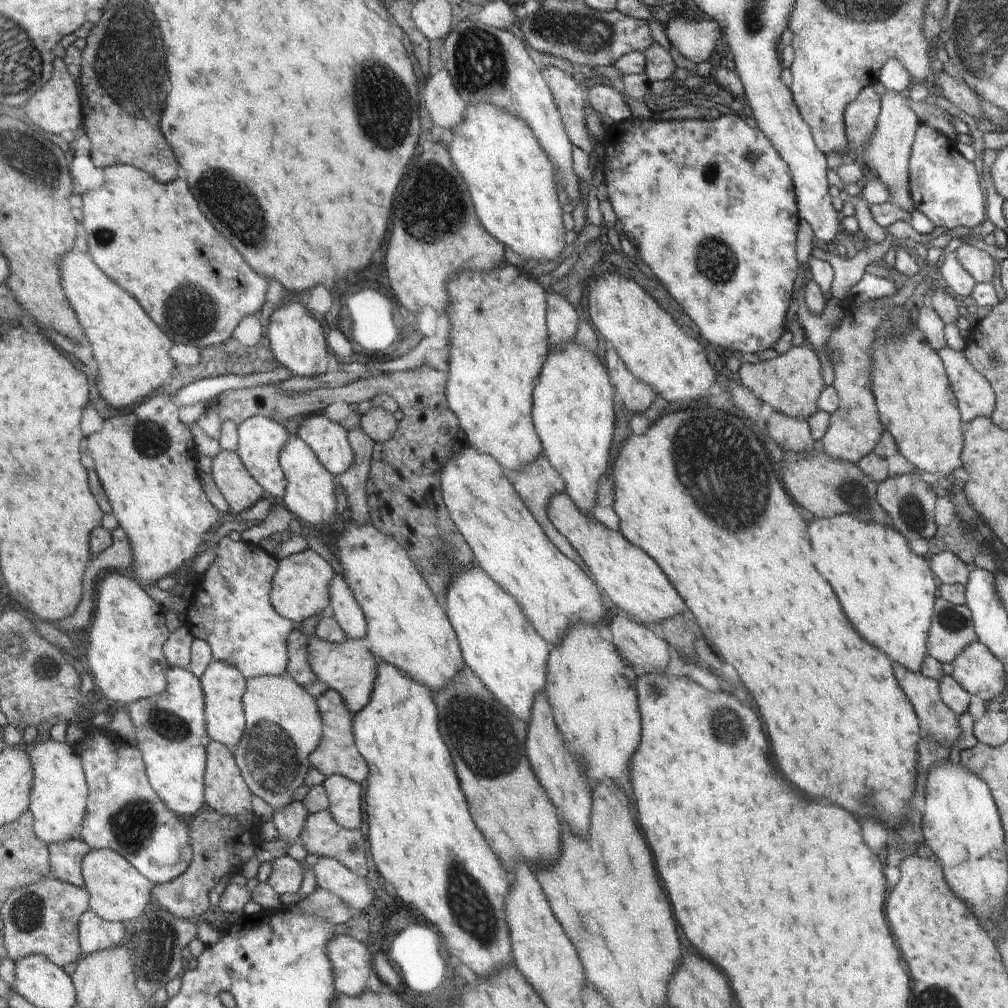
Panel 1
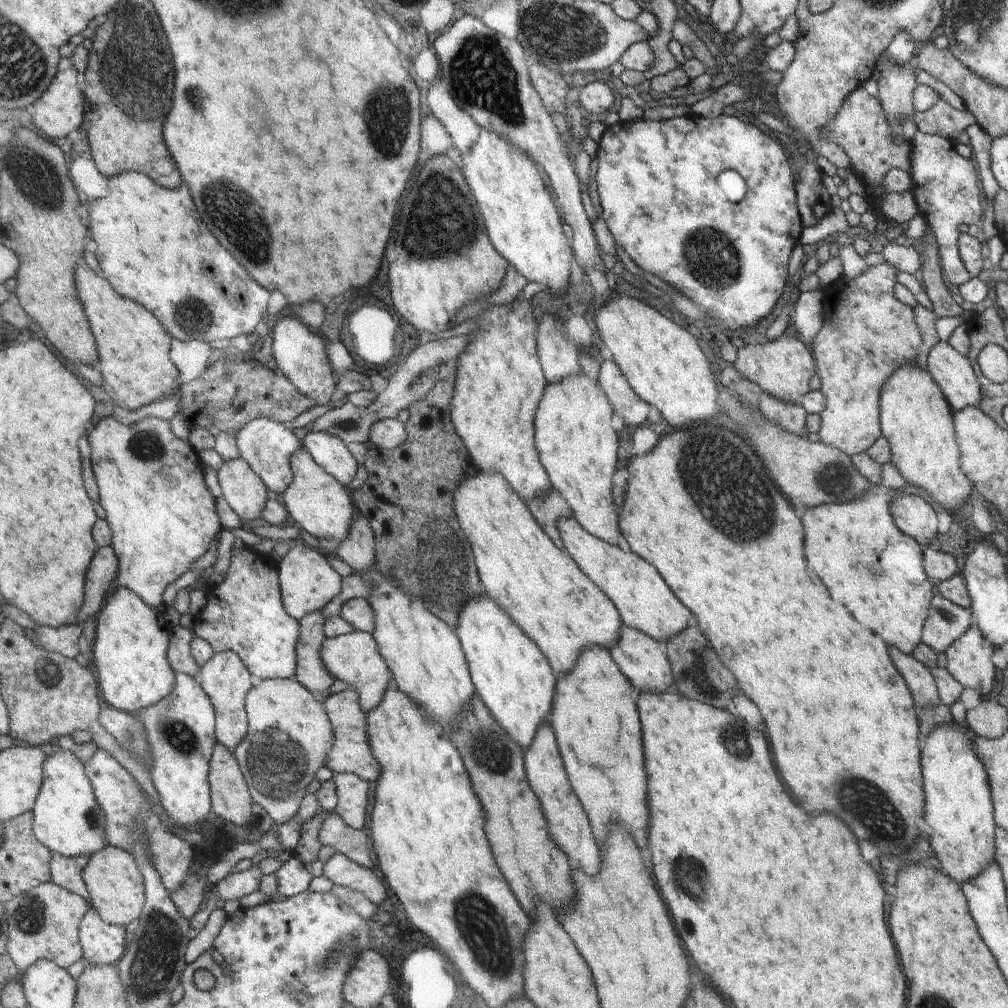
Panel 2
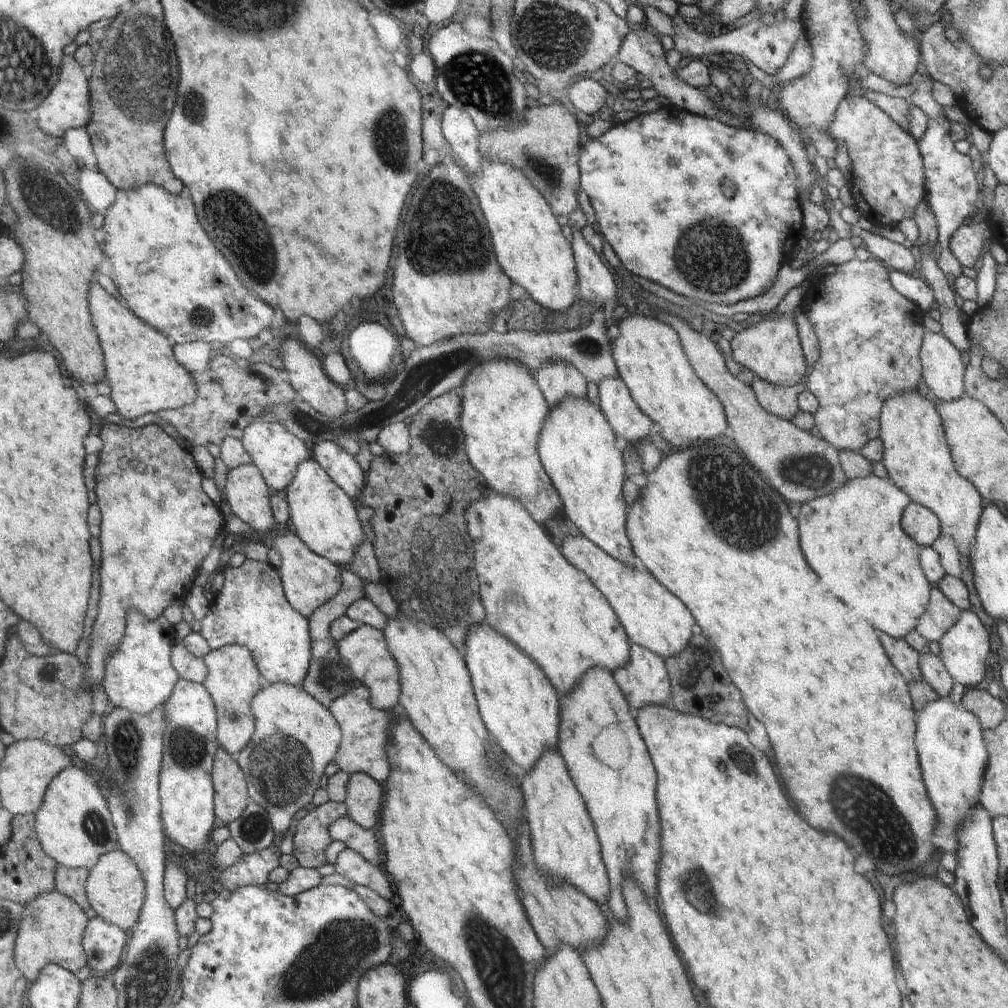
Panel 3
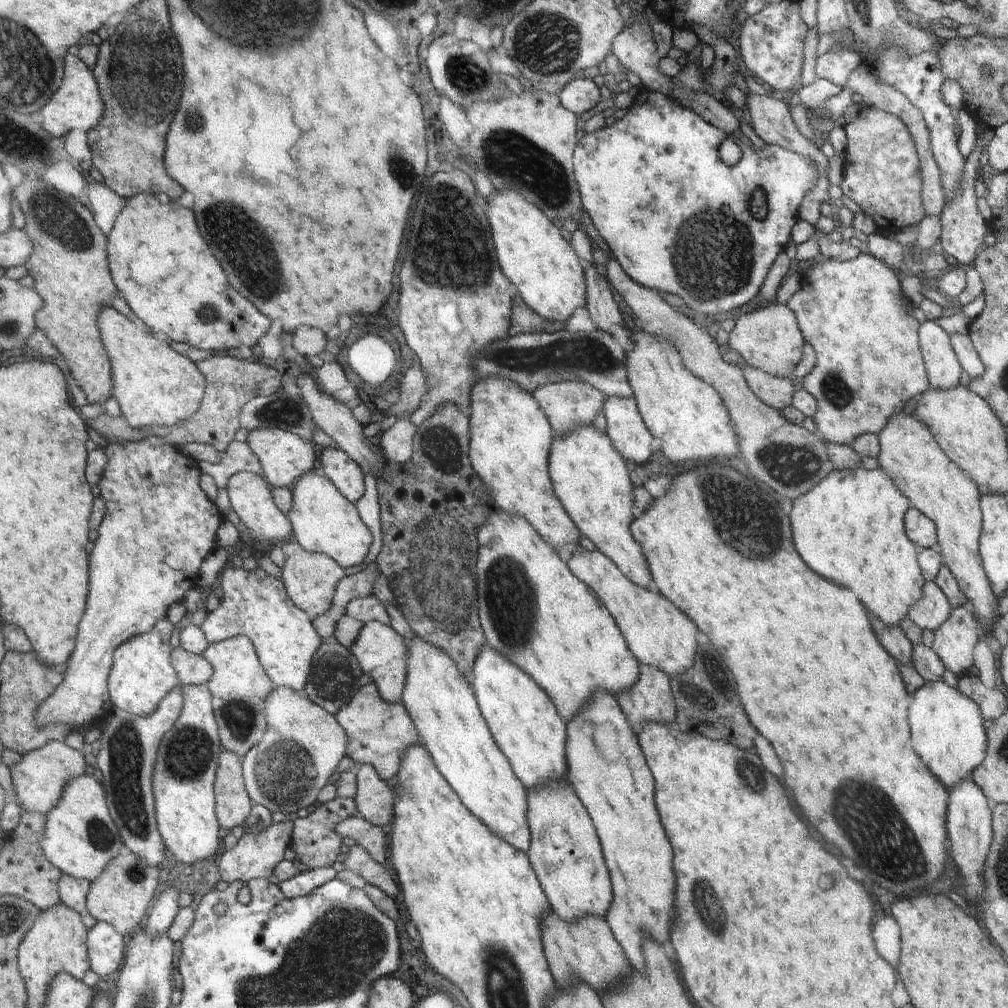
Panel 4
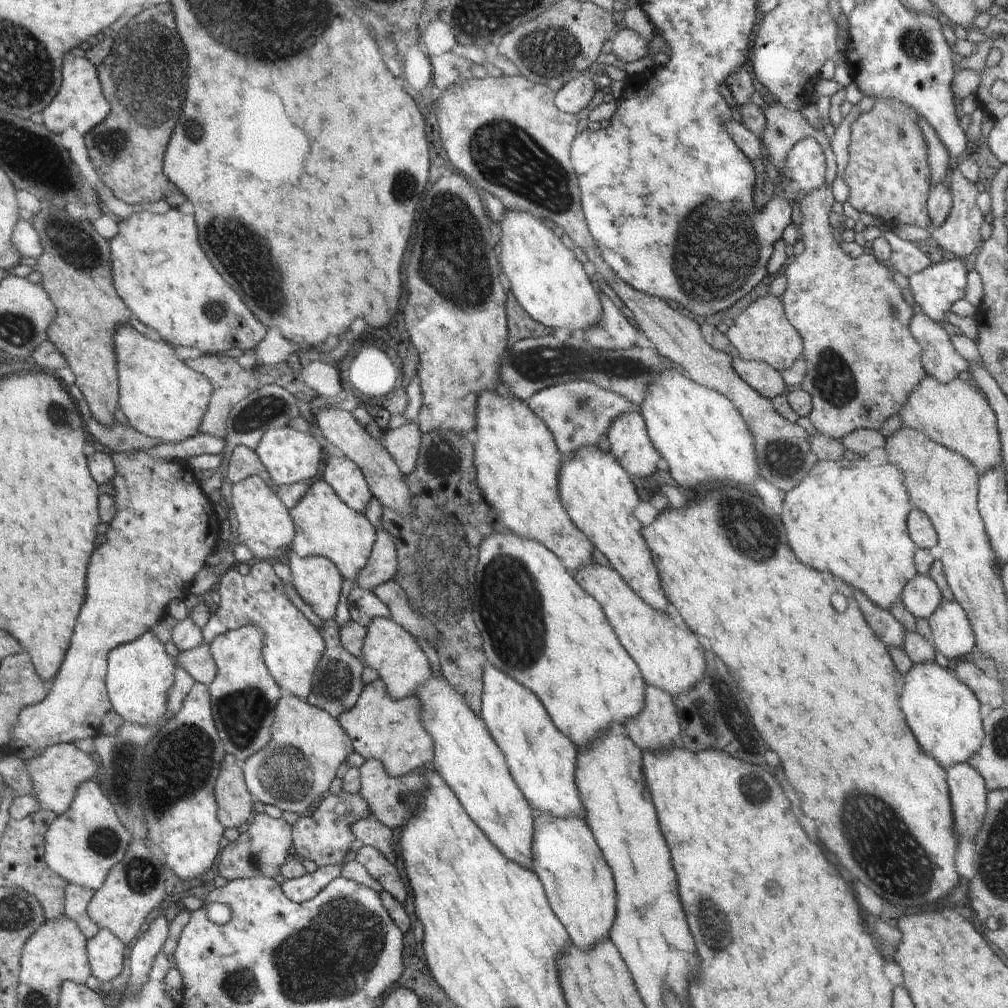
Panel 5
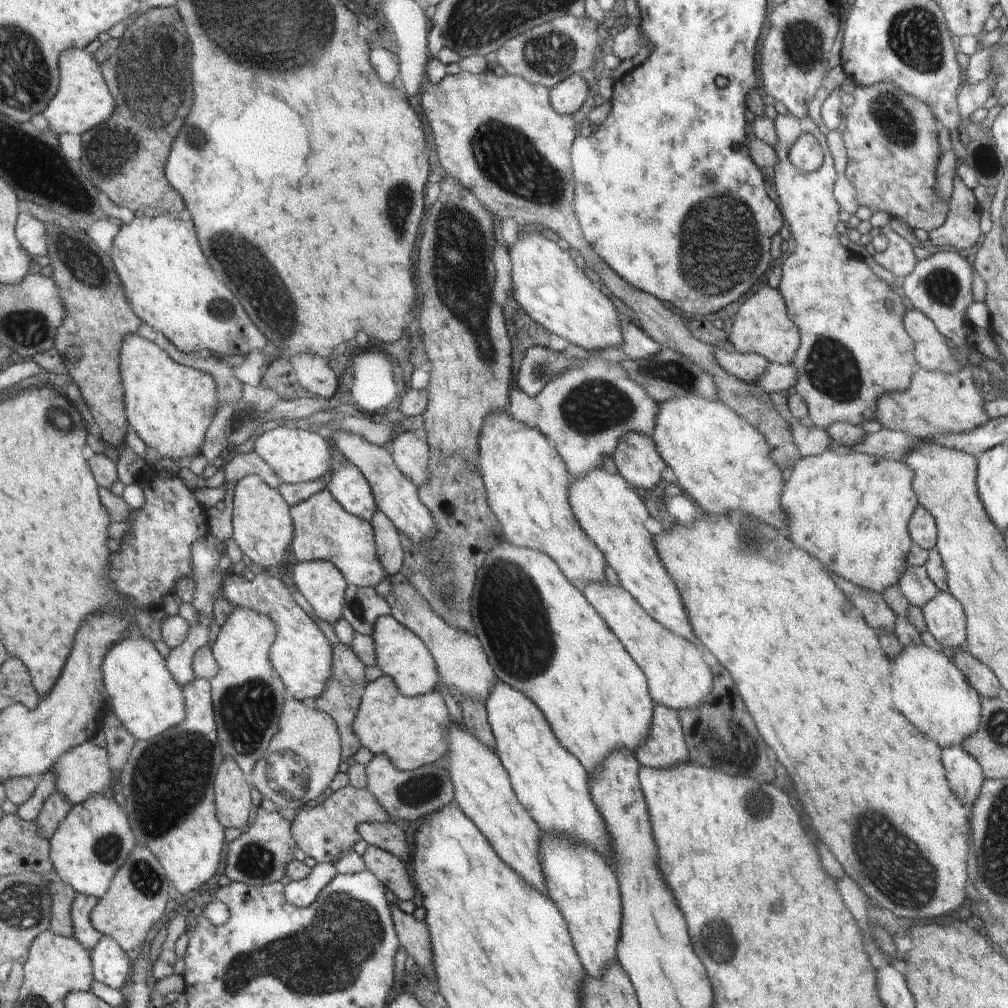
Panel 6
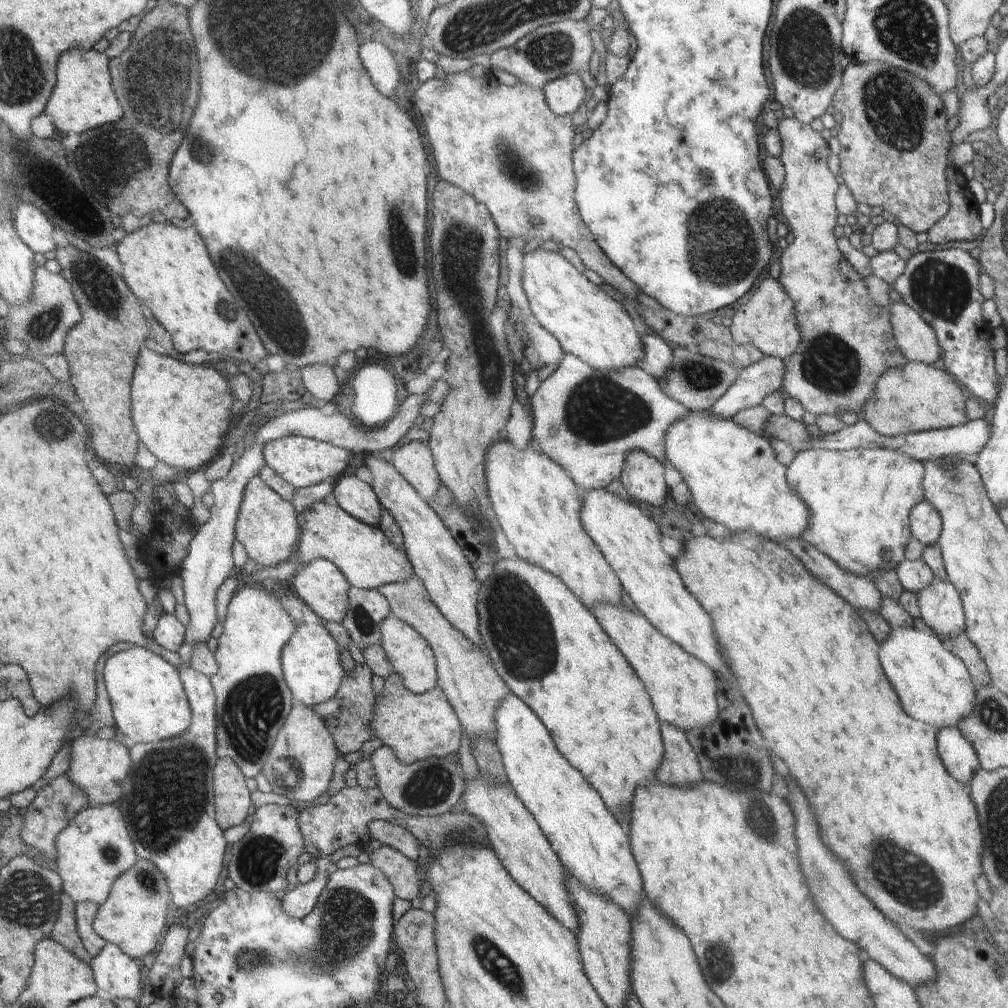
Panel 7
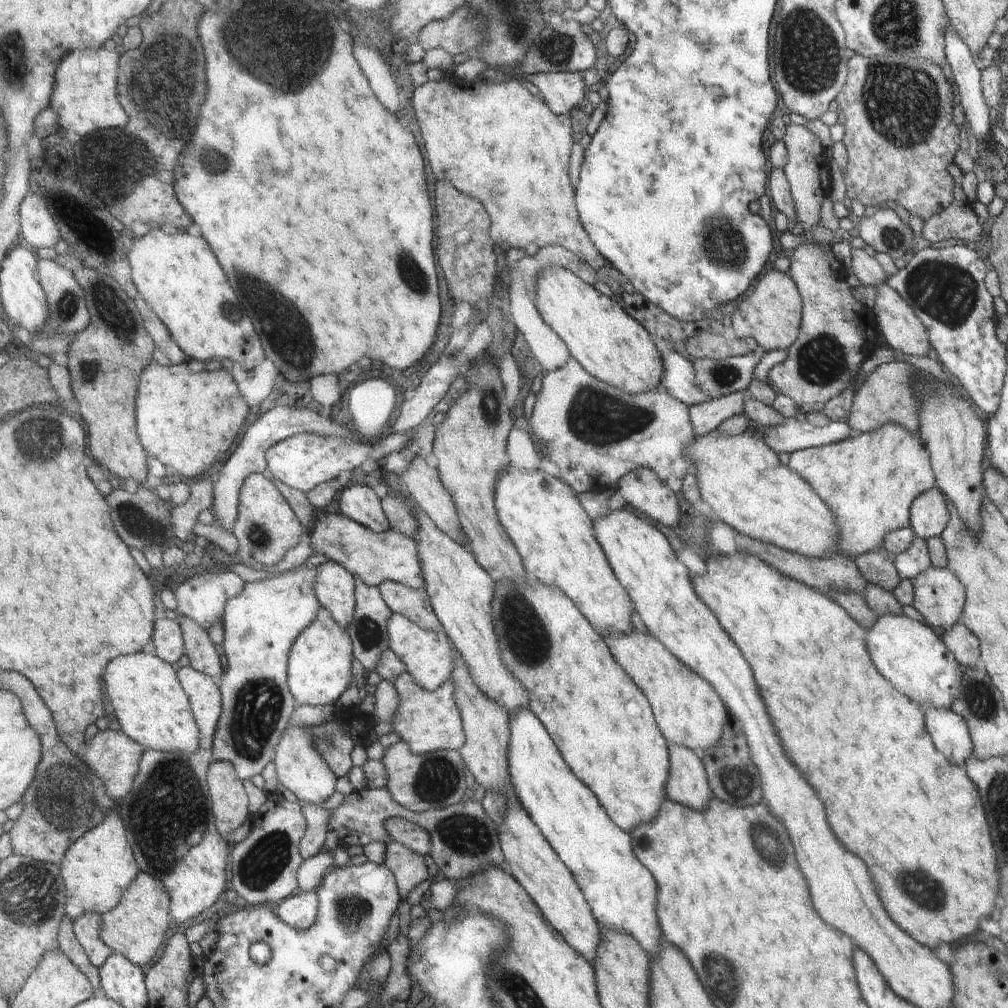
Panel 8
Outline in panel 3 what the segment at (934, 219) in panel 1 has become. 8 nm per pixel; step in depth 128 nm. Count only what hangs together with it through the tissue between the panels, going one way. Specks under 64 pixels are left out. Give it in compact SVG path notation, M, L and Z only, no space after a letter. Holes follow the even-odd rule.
M920 60L916 73L909 79L909 82L916 87L914 94L910 97L913 104L922 109L927 117L927 130L922 138L917 141L917 144L920 146L921 157L924 158L926 173L927 194L924 200L929 203L938 228L937 266L944 275L952 274L952 276L958 277L966 271L949 250L949 241L966 218L974 218L972 217L972 214L976 212L974 202L979 200L976 174L972 170L970 156L964 158L962 154L958 154L954 150L954 142L950 138L950 122L946 120L944 108L938 104L931 93L934 88L934 80L929 76L927 66L923 64L922 60Z

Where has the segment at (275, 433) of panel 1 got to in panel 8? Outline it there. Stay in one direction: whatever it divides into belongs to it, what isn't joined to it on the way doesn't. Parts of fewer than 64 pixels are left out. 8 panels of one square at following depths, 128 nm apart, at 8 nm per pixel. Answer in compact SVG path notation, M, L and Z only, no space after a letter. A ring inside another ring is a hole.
M416 429L400 432L400 434L392 431L382 442L376 442L376 444L348 442L344 438L338 438L338 436L336 438L324 438L318 434L297 434L277 442L265 452L267 472L278 482L284 482L290 488L307 493L317 487L320 482L330 482L332 478L340 476L342 472L352 472L354 468L358 468L368 458L372 458L378 463L378 460L382 460L382 456L385 460L386 456L392 452L404 450L404 446L408 442L412 442L414 434L416 434Z

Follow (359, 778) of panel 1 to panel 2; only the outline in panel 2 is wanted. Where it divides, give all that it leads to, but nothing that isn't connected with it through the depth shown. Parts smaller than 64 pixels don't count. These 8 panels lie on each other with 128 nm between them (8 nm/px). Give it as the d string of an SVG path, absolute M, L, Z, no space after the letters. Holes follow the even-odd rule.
M346 689L339 693L330 694L324 701L325 711L333 723L334 743L330 748L329 756L326 758L326 767L333 773L354 773L362 780L376 783L381 776L381 764L370 752L369 736L366 734L366 713L358 704L358 692Z

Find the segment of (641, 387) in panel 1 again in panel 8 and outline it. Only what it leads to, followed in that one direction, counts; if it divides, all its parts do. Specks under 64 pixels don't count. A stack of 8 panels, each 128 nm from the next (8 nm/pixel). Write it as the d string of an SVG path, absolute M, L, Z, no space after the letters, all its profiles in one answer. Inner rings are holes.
M638 468L629 472L617 484L619 500L636 512L674 528L680 518L680 508L674 492L652 470Z

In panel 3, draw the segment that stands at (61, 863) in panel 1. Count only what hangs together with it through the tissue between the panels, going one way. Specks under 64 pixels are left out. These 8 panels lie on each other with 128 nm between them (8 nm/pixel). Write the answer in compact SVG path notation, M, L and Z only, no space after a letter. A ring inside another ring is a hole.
M61 866L57 875L57 890L73 899L85 910L86 915L92 920L99 915L91 904L87 892L92 871L86 868L74 869Z

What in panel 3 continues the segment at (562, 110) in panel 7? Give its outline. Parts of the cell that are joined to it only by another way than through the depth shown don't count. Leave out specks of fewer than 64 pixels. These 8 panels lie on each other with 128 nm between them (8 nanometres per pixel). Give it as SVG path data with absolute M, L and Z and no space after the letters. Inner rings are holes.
M581 77L576 80L570 91L567 93L565 101L571 104L571 107L578 111L581 116L594 114L604 106L607 98L607 91L590 78Z

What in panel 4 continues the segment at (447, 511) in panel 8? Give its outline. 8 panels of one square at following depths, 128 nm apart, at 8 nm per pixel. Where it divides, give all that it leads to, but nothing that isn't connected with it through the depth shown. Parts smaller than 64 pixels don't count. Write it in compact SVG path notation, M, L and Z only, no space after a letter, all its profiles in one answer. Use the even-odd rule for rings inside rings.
M398 419L392 427L386 428L380 438L380 450L391 462L406 464L413 458L413 440L416 426L408 419Z

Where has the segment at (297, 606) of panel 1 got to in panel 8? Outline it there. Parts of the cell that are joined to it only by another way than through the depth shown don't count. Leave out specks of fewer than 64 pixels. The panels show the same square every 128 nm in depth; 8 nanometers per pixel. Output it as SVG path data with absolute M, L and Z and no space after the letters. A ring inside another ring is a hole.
M327 560L318 567L314 578L315 598L332 616L348 627L354 616L354 578L337 562Z

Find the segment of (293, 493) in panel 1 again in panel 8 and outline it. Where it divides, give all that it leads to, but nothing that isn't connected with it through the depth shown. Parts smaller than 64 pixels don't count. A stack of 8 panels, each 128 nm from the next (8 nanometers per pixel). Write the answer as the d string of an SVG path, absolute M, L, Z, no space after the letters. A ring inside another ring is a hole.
M330 509L318 511L314 526L310 530L312 552L322 554L341 564L353 578L360 578L366 586L379 586L385 581L405 584L410 588L424 589L421 560L418 558L416 538L398 534L389 529L372 532L365 525L358 524L342 513Z

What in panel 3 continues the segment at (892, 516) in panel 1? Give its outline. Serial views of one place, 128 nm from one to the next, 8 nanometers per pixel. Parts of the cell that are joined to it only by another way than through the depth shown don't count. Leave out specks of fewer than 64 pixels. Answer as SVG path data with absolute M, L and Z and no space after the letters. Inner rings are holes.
M913 502L906 508L902 524L908 536L919 546L931 547L932 542L940 536L938 518L929 509Z

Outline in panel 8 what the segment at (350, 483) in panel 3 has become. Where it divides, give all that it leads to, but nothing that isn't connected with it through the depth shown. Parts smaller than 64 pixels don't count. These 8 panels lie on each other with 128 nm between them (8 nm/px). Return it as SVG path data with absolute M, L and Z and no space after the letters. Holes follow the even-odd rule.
M348 486L340 496L339 508L344 516L370 528L372 532L384 532L390 529L380 498L368 486Z

